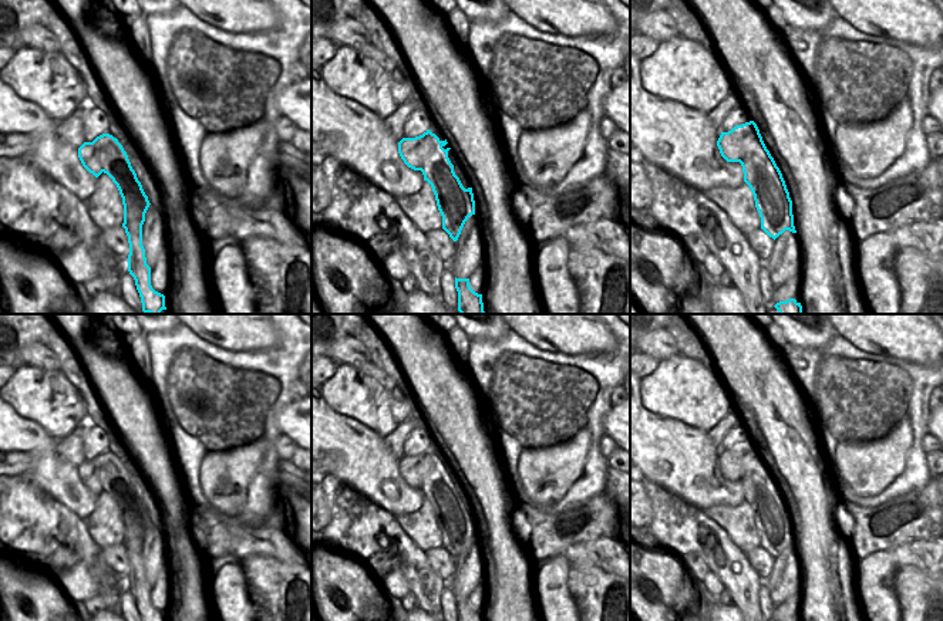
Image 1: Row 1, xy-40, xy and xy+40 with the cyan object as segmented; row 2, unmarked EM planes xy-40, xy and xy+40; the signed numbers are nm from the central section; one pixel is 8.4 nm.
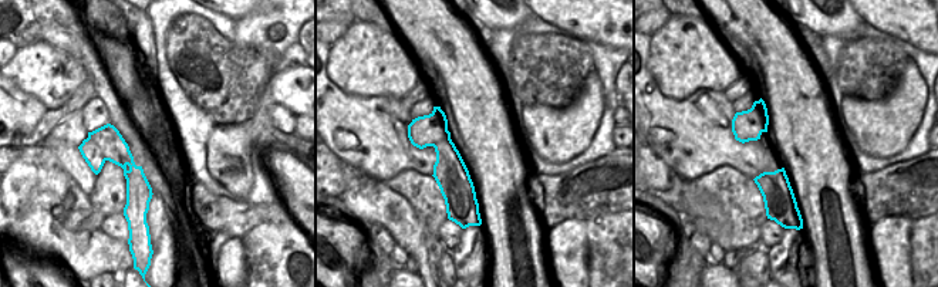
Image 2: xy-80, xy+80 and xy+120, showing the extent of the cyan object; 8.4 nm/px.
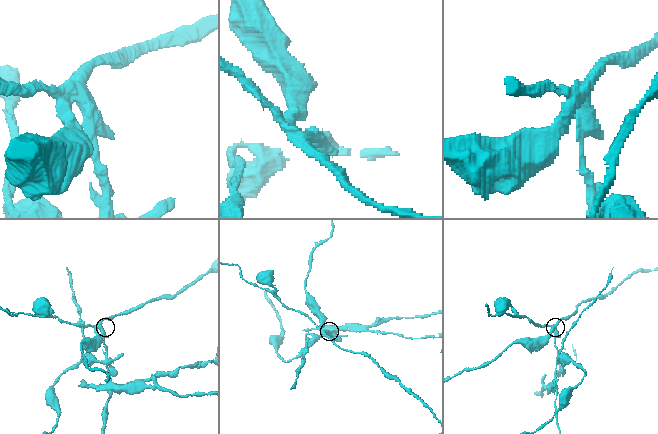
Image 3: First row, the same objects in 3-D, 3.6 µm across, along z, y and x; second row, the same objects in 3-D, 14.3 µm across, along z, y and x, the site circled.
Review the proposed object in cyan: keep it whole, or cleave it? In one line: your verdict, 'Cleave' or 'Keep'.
Cleave.

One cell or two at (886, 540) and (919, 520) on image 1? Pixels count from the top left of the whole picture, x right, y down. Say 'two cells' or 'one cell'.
one cell

